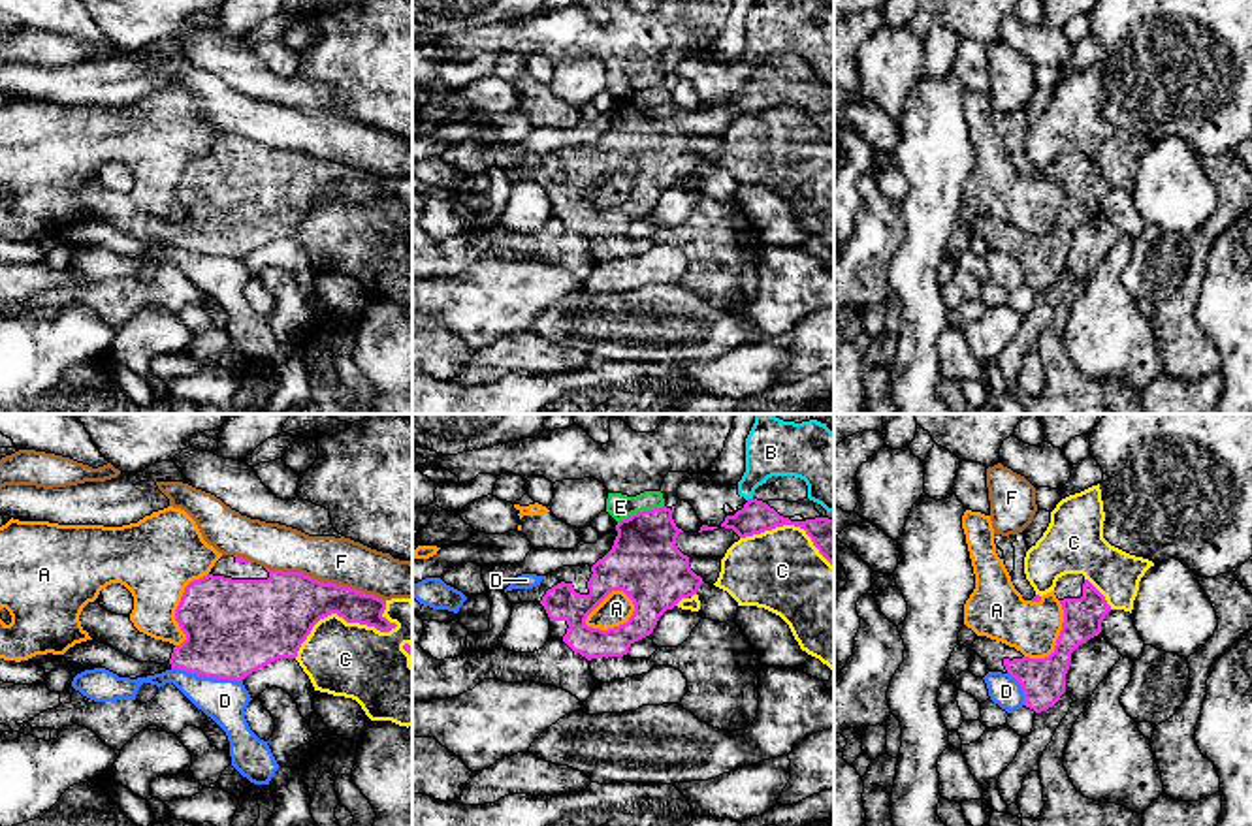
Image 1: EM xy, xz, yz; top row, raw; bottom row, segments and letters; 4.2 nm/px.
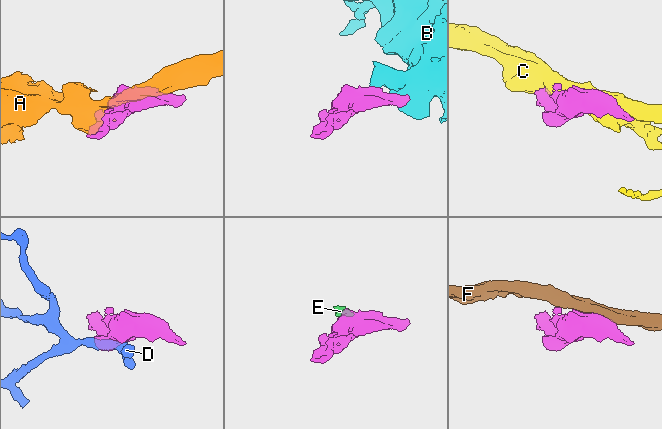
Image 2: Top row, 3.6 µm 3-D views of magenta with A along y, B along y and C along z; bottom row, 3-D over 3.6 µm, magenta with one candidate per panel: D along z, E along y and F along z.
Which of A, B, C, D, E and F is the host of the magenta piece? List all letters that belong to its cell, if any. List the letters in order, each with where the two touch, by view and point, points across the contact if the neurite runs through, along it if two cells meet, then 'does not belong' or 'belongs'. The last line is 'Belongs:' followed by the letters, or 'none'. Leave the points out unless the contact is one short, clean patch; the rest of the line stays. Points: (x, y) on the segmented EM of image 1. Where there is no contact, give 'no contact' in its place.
A: contact xz (614, 627); does not belong
B: contact xz (750, 499); border xz (752, 497), (748, 501); does not belong
C: contact xy (339, 616); does not belong
D: contact xy (208, 676); does not belong
E: contact xz (641, 512); border xz (663, 505), (652, 510), (637, 510), (618, 522); does not belong
F: contact xy (326, 584); does not belong
Belongs: none

